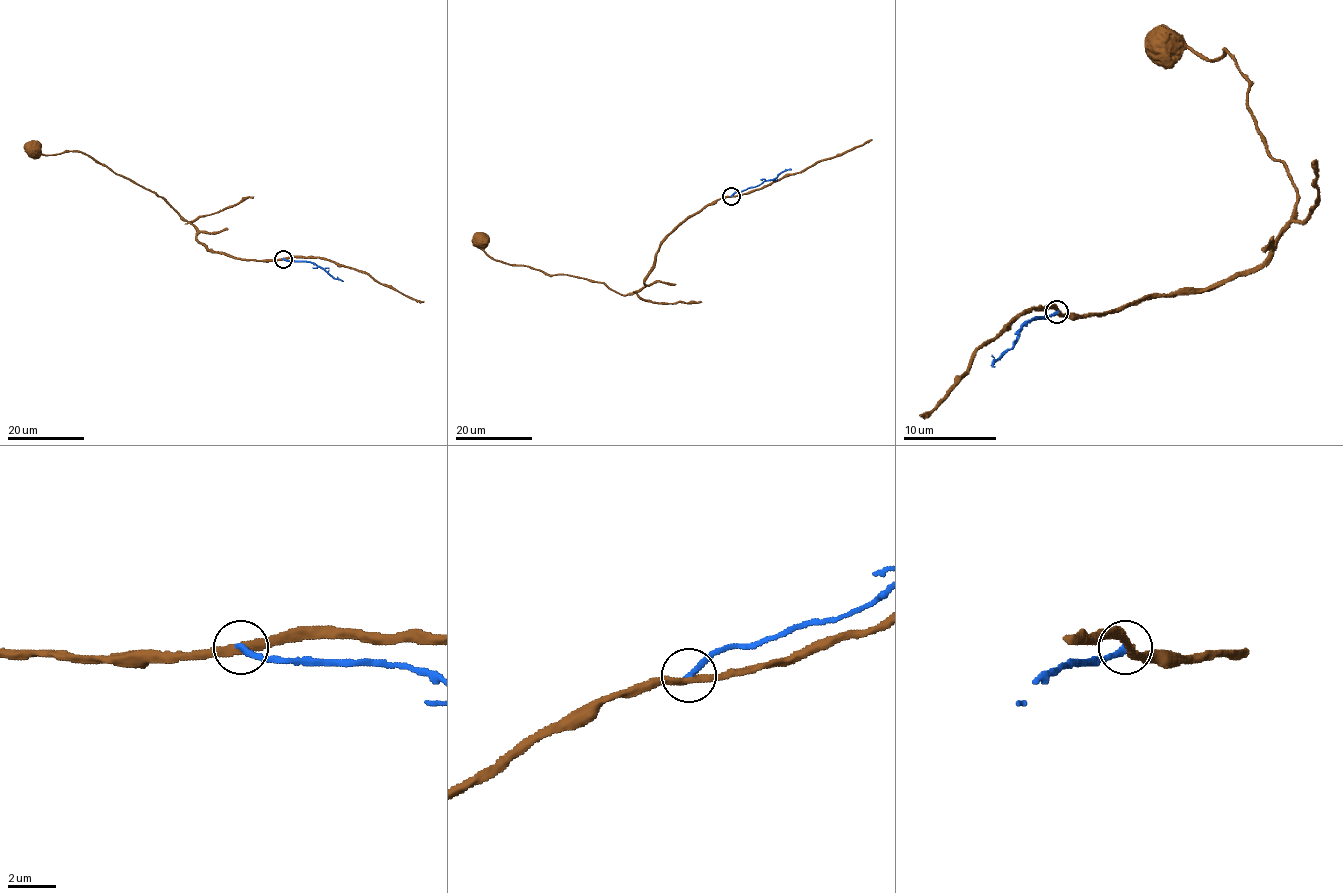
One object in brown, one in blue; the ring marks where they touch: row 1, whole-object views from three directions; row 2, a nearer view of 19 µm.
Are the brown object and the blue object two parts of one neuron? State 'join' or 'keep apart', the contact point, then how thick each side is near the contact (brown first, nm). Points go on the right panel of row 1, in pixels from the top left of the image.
keep apart; at (1057, 312); 320 nm thick on the brown side, 260 nm on the other

